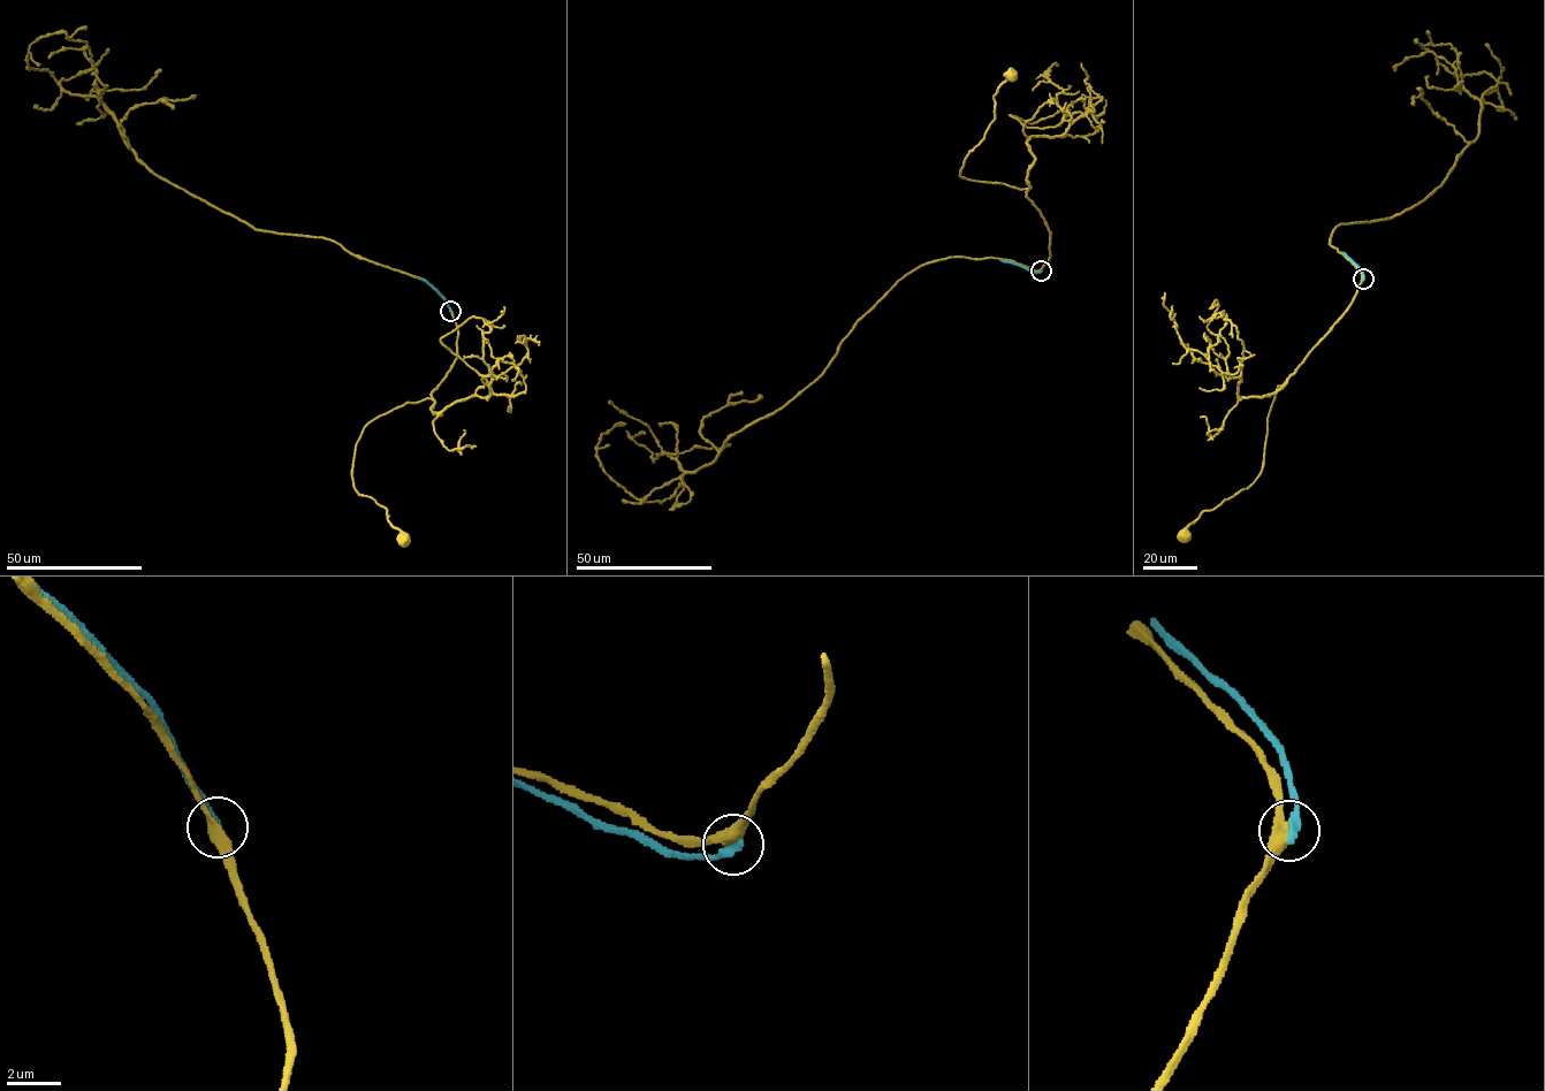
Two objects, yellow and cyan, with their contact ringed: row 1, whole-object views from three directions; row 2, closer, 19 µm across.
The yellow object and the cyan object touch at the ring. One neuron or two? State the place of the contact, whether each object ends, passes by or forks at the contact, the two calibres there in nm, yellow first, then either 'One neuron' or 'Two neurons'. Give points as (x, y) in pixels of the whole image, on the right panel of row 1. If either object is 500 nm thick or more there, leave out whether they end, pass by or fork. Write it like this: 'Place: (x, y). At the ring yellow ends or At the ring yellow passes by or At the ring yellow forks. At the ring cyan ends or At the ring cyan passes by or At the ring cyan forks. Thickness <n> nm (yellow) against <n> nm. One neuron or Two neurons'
Place: (1363, 279). At the ring yellow passes by. At the ring cyan ends. Thickness 360 nm (yellow) against 300 nm. Two neurons

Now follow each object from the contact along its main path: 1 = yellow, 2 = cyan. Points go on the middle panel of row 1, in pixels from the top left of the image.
1: (1040, 272), (1050, 256), (1051, 234), (1027, 189), (960, 175), (966, 155), (995, 119), (997, 88), (1012, 74)
2: (1040, 272), (1001, 260)

